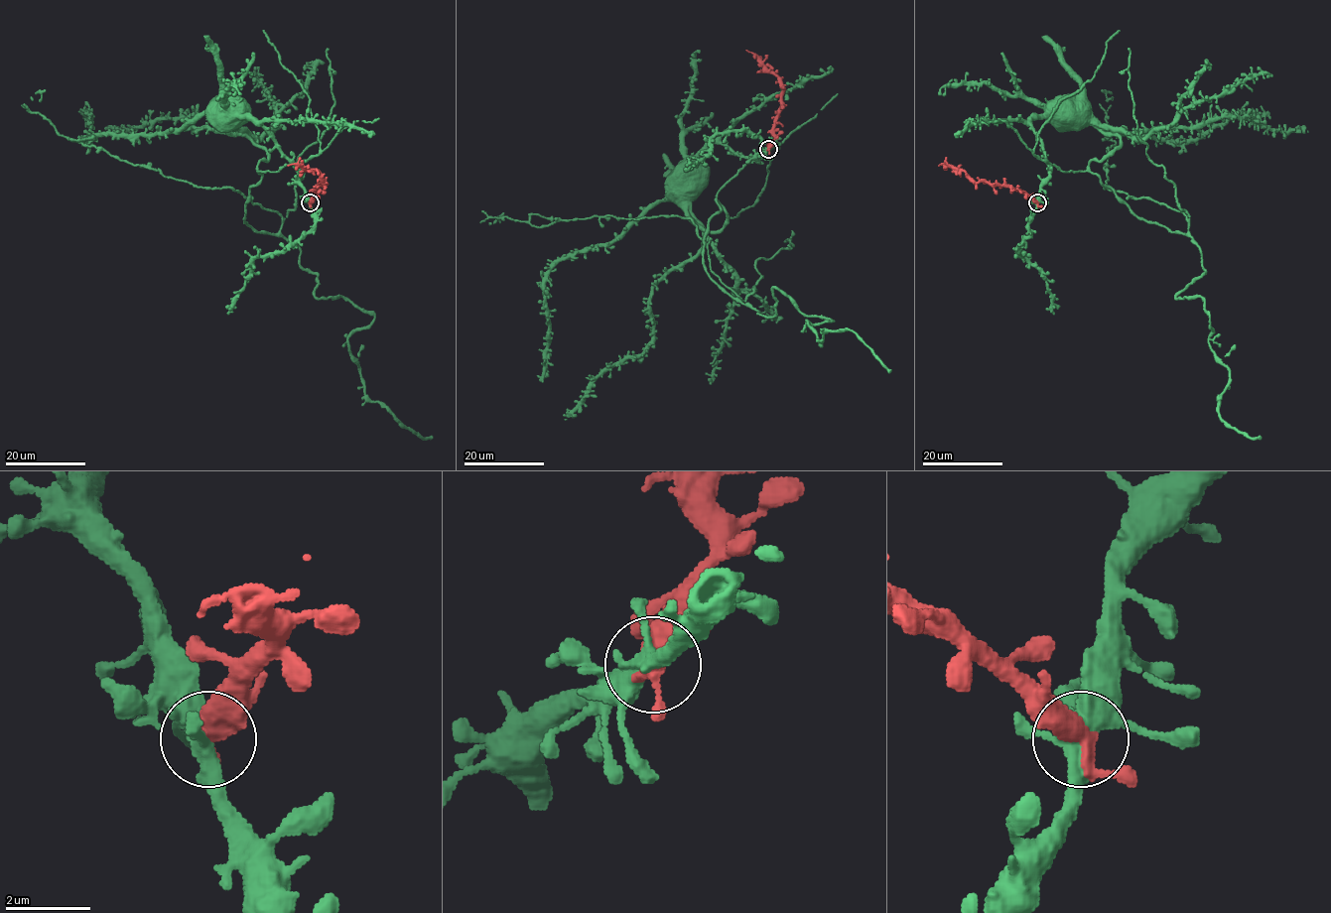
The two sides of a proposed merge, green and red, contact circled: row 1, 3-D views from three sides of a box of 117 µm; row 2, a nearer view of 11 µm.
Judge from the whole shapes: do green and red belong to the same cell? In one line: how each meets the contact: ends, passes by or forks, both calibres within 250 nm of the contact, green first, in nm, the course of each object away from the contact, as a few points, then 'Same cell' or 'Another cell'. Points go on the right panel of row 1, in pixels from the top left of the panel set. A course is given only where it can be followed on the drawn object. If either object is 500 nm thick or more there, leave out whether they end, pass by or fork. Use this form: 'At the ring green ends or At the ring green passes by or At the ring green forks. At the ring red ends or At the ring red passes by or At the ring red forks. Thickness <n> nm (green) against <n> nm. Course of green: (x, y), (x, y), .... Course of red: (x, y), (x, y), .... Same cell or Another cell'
At the ring green forks. At the ring red passes by. Thickness 360 nm (green) against 440 nm. Course of green: (1036, 203), (1039, 189), (1049, 175), (1049, 166), (1041, 140), (1030, 126), (1030, 121), (1046, 118), (1056, 107). Course of red: (1036, 203), (1017, 190), (975, 183), (965, 171), (939, 165). Another cell

